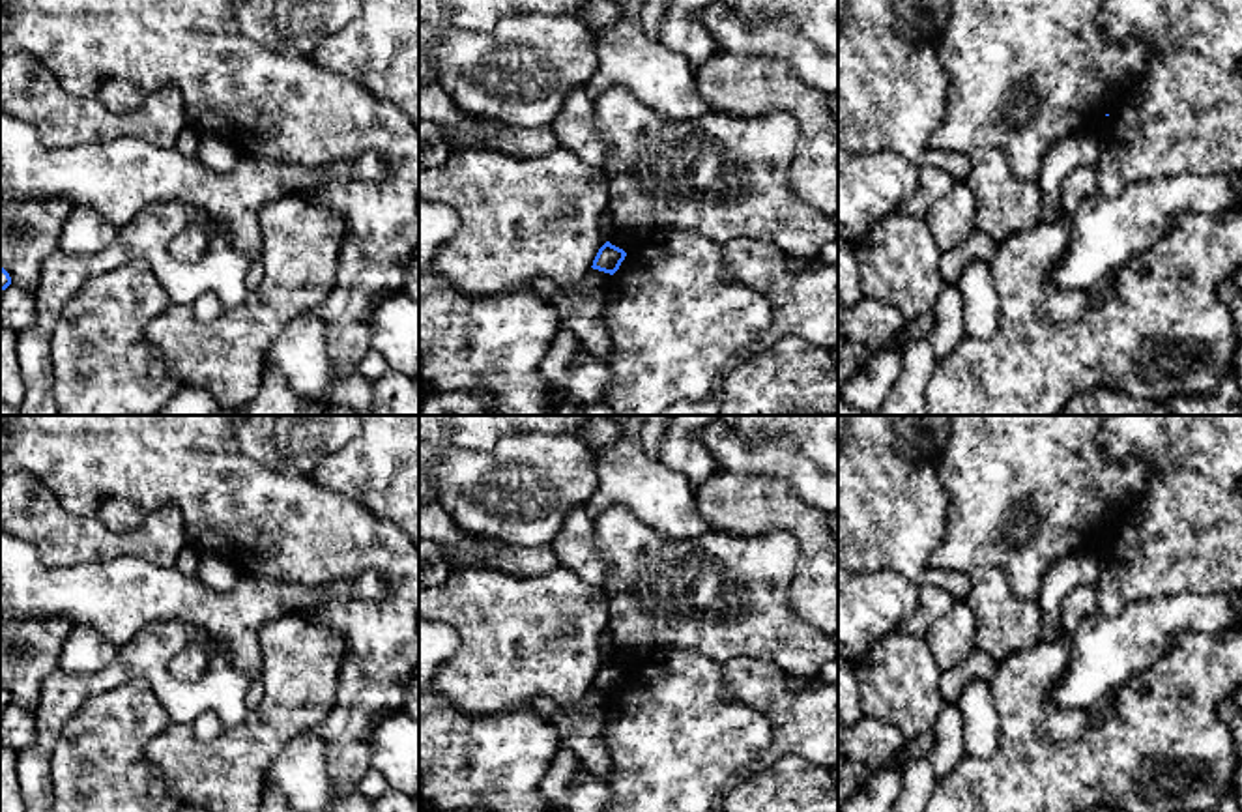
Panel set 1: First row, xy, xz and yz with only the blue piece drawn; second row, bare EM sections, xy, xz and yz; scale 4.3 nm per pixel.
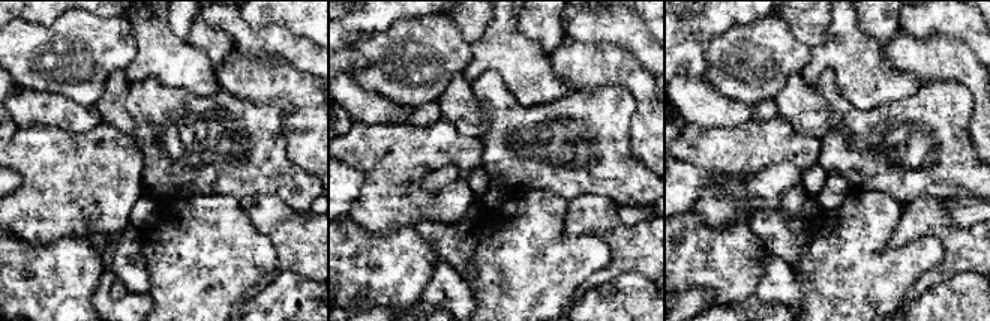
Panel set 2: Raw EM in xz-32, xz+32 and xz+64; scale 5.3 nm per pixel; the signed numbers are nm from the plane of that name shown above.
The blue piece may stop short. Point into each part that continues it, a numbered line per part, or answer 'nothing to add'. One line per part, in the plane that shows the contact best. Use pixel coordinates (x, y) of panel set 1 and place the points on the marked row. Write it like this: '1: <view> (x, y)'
nothing to add

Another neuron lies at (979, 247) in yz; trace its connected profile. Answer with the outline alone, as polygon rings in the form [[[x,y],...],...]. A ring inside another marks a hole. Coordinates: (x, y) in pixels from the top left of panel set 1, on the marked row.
[[[975,230],[958,247],[943,251],[943,279],[946,286],[956,286],[961,271],[971,262],[989,262],[997,251],[997,241]]]

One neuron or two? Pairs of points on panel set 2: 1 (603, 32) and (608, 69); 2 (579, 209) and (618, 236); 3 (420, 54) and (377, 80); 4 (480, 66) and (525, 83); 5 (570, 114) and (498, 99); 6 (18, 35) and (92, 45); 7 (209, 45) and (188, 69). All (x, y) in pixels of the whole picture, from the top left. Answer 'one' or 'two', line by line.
1: two
2: one
3: one
4: one
5: one
6: one
7: two

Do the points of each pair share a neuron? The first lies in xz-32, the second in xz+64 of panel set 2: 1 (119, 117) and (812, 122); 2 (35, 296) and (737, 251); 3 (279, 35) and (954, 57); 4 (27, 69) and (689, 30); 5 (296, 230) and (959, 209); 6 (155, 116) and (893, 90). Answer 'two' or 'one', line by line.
1: one
2: one
3: two
4: two
5: two
6: two

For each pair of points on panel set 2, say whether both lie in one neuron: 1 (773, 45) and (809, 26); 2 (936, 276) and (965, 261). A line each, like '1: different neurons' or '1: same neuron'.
1: different neurons
2: same neuron

